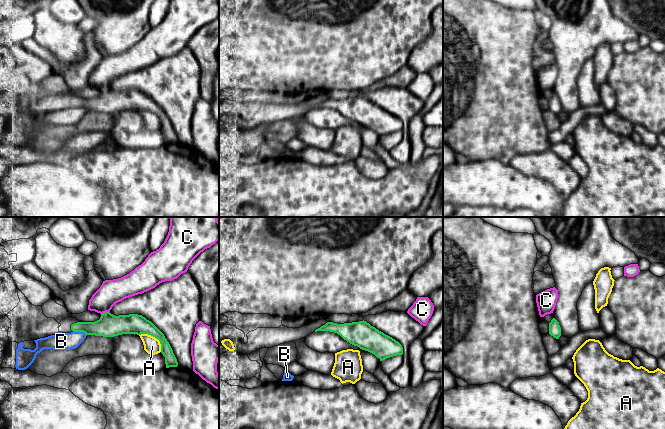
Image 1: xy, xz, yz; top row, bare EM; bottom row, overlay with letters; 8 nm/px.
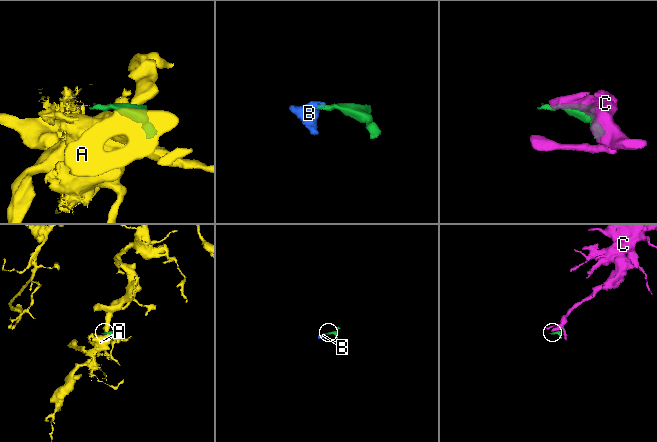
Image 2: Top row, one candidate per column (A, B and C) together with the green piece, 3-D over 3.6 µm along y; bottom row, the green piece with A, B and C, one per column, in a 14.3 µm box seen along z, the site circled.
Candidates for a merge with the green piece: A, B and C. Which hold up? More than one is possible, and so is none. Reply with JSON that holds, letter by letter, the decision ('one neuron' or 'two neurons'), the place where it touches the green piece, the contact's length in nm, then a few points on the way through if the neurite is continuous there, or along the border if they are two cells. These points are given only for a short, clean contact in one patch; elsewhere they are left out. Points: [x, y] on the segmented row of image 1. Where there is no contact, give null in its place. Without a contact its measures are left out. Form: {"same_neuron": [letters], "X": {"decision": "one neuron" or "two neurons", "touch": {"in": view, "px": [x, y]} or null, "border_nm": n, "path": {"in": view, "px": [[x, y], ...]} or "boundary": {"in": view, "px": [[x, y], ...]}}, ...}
{"same_neuron": [], "A": {"decision": "two neurons", "touch": {"in": "xy", "px": [154, 336]}, "border_nm": 240}, "B": {"decision": "two neurons", "touch": {"in": "xy", "px": [80, 331]}, "border_nm": 120, "boundary": {"in": "xy", "px": [[73, 331], [82, 331], [86, 335]]}}, "C": {"decision": "two neurons", "touch": {"in": "xy", "px": [106, 312]}, "border_nm": 80, "boundary": {"in": "xy", "px": [[109, 311], [101, 314]]}}}

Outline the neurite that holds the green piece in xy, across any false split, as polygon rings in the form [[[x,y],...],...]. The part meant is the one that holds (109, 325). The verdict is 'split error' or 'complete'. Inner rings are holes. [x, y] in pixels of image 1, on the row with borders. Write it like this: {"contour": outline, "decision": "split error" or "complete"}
{"contour": [[[110,312],[101,314],[95,322],[82,322],[68,317],[60,322],[59,332],[83,332],[86,335],[114,337],[122,334],[148,334],[160,341],[161,353],[165,357],[166,368],[177,367],[178,362],[164,334],[142,315],[129,314],[115,316]]], "decision": "split error"}

